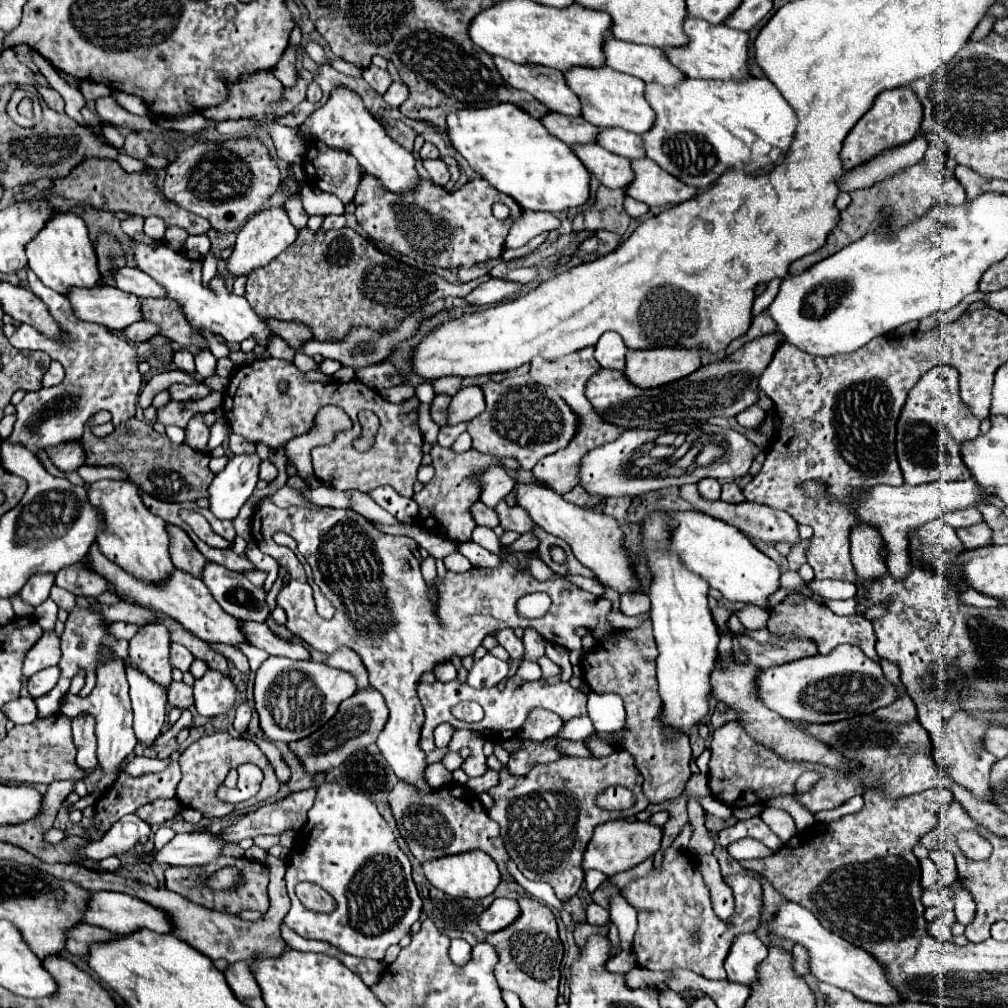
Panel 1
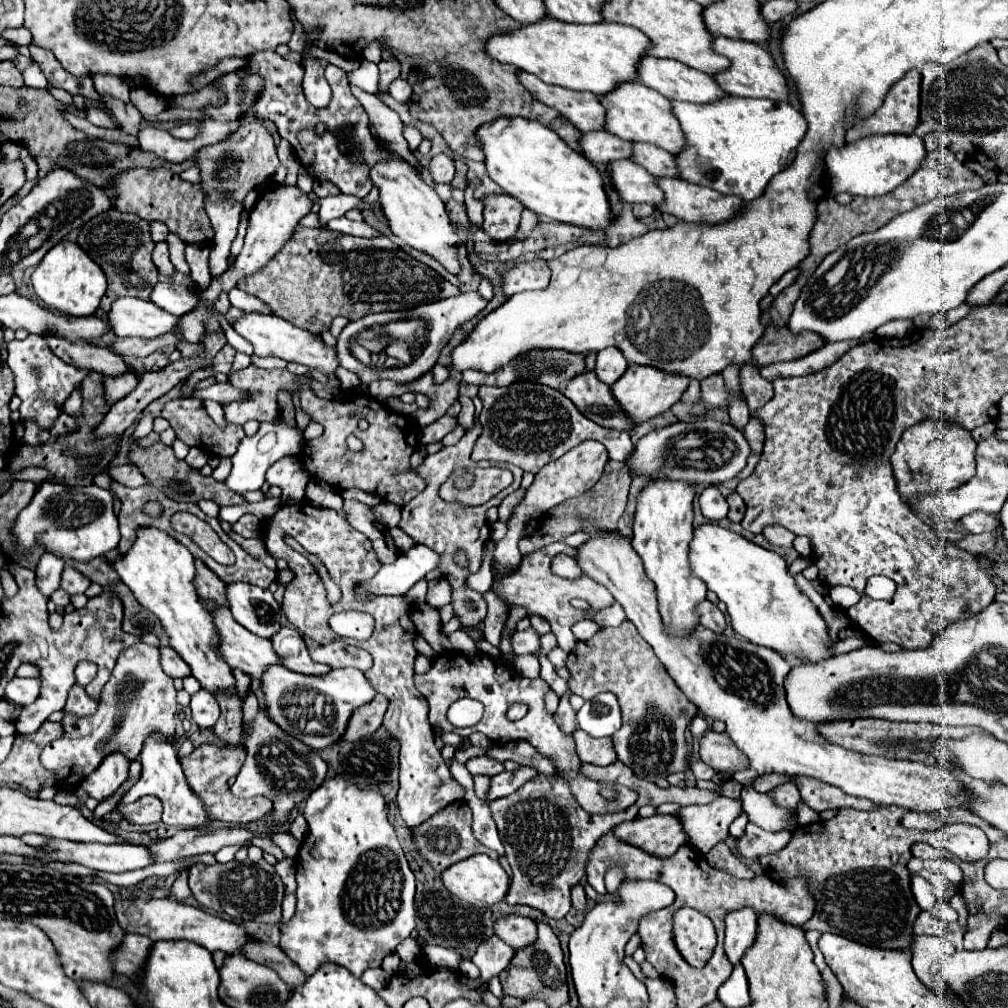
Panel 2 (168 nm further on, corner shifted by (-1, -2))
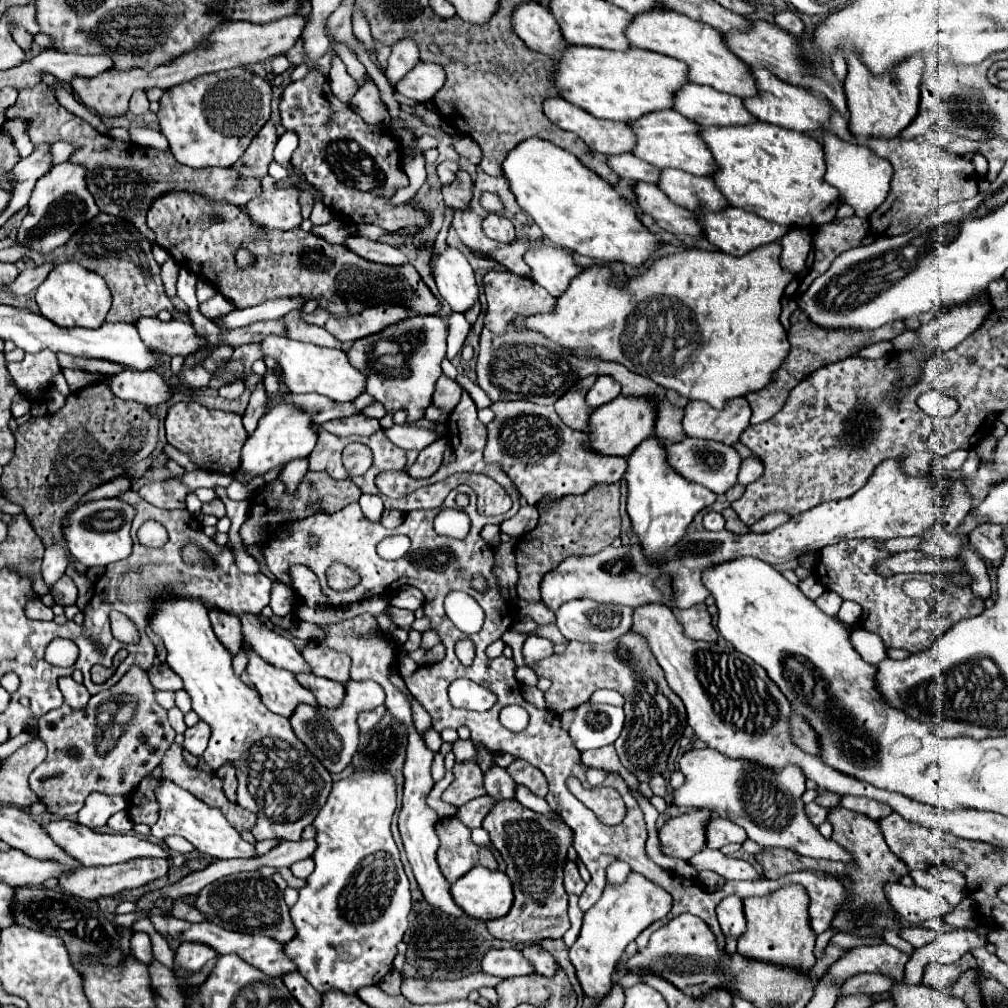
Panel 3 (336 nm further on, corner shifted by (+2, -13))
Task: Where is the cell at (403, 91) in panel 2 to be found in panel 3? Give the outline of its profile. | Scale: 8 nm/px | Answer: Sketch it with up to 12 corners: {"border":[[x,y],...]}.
{"border":[[417,63],[395,89],[419,103],[445,83],[435,63]]}

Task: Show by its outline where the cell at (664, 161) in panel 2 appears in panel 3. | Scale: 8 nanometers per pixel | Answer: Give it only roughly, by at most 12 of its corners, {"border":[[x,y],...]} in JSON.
{"border":[[661,169],[659,189],[689,211],[727,207],[711,177]]}

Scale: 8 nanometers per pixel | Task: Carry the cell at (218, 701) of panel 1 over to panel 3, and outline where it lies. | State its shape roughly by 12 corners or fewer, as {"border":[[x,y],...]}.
{"border":[[199,721],[185,731],[183,749],[203,755],[207,749],[209,725]]}

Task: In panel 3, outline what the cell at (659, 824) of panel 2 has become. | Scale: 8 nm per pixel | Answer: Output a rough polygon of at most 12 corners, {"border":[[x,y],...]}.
{"border":[[709,811],[667,819],[659,831],[663,855],[691,859],[705,849]]}

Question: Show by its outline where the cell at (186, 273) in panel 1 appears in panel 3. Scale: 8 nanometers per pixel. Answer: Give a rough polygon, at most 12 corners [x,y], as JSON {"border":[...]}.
{"border":[[267,335],[293,393],[353,401],[365,375],[341,349]]}

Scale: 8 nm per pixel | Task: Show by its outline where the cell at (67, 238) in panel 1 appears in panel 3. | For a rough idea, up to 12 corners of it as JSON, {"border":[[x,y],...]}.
{"border":[[79,263],[55,265],[37,287],[59,327],[99,327],[111,291]]}

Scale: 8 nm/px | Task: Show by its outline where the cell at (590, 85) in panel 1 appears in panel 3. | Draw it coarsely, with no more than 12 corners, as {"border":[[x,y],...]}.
{"border":[[677,111],[629,123],[631,151],[659,169],[715,169],[699,125]]}

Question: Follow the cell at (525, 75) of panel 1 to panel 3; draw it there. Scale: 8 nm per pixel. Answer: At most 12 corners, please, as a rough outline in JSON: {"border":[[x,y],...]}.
{"border":[[561,97],[543,111],[597,153],[629,153],[635,135],[625,123],[593,119]]}

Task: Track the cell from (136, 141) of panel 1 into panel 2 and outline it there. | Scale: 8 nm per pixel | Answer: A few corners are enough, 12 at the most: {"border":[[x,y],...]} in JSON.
{"border":[[100,94],[102,104],[112,112],[120,128],[138,134],[140,112],[134,104],[124,104]]}

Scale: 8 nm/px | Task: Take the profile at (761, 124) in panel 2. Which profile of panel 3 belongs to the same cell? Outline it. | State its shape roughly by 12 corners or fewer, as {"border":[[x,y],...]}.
{"border":[[765,121],[699,127],[729,205],[817,227],[843,203],[823,145]]}

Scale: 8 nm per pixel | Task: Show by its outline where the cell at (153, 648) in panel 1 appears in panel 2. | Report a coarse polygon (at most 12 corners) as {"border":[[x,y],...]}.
{"border":[[160,650],[120,652],[96,714],[64,710],[40,762],[76,788],[106,756],[132,762],[176,732]]}

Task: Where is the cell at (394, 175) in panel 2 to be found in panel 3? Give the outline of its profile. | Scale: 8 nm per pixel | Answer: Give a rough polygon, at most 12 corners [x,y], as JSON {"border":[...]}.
{"border":[[451,245],[429,265],[441,297],[465,313],[477,299],[475,273],[465,255]]}

